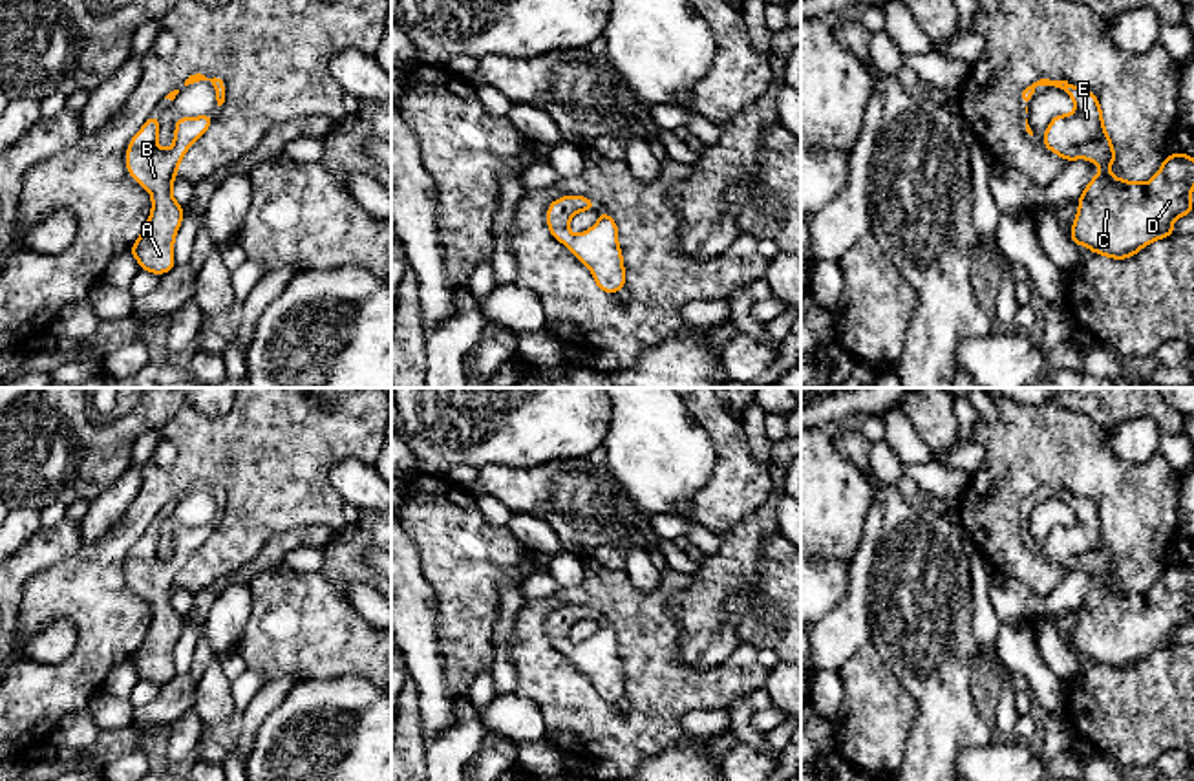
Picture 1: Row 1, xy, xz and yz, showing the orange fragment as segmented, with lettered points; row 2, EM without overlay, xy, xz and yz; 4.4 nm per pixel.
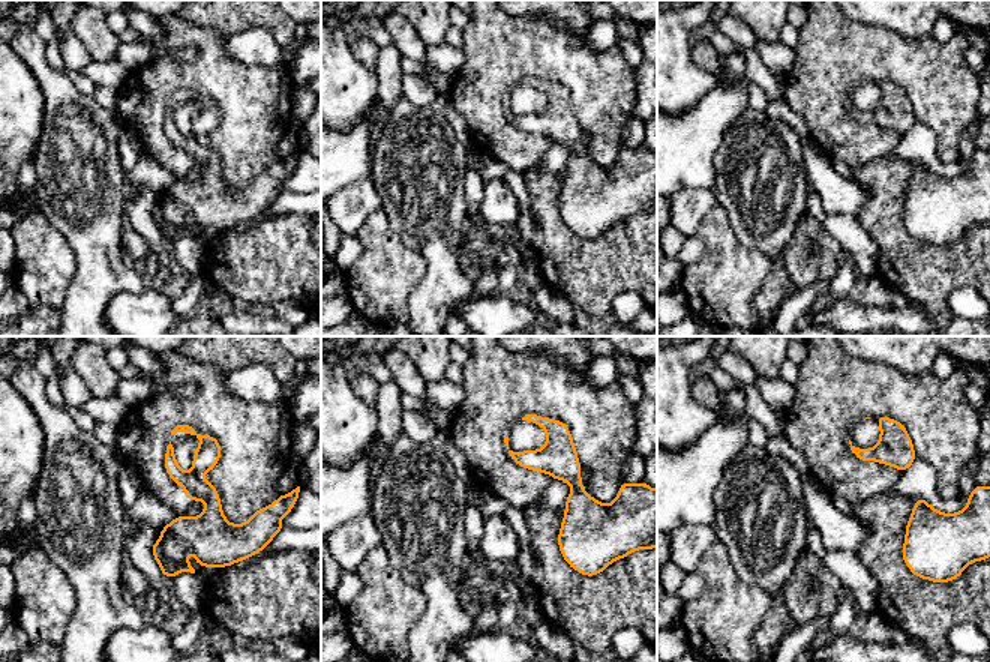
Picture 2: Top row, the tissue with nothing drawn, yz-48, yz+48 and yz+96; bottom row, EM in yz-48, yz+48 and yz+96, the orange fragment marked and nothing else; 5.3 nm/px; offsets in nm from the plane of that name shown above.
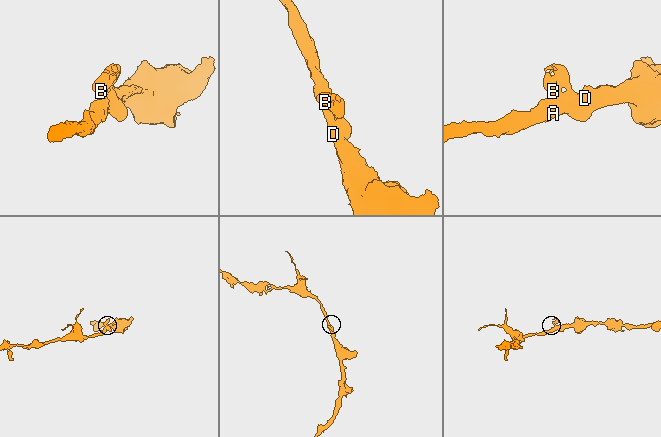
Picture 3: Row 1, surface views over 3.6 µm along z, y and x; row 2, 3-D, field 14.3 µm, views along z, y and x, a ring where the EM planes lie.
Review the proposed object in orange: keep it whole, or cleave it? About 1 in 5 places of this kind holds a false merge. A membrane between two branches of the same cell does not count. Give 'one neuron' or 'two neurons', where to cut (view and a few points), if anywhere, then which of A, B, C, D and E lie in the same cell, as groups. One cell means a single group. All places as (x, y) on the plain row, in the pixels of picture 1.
one neuron | no cut | A B C D E

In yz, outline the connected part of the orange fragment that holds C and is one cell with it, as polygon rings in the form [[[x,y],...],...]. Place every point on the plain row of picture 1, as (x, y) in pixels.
[[[1040,488],[1022,501],[1026,512],[1037,496],[1061,497],[1075,512],[1070,525],[1059,523],[1050,530],[1042,554],[1068,572],[1084,567],[1103,578],[1079,605],[1070,651],[1095,664],[1126,669],[1152,651],[1174,646],[1174,629],[1194,620],[1194,567],[1168,563],[1146,593],[1119,589],[1108,580],[1115,574],[1115,560],[1095,503],[1068,490]]]

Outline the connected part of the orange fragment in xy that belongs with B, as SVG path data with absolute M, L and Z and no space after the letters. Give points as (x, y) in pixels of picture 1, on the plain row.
M214 523L177 527L170 560L157 556L159 527L150 525L126 558L126 580L152 605L150 627L128 658L143 680L165 684L176 677L174 649L185 618L174 609L172 594L187 560L210 538Z

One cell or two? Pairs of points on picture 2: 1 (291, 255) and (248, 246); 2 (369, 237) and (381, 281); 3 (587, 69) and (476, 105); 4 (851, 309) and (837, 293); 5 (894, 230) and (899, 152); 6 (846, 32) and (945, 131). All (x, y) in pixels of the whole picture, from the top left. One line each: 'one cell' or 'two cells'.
1: one cell
2: one cell
3: one cell
4: two cells
5: two cells
6: one cell

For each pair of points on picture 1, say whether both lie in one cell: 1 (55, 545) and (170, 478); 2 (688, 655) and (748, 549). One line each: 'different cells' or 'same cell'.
1: different cells
2: same cell

